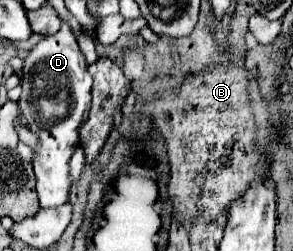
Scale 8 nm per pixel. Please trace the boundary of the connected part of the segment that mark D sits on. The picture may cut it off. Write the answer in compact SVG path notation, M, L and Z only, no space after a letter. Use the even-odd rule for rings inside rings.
M68 23L60 25L60 31L48 39L42 39L34 49L30 49L22 61L22 95L18 99L20 107L20 117L26 121L26 127L38 137L38 145L32 149L34 151L34 173L36 173L36 187L38 187L38 201L40 207L60 207L68 201L68 191L70 191L70 157L74 155L78 143L80 143L80 127L88 119L90 111L90 87L92 87L92 77L88 73L88 63L86 57L82 55L74 29ZM62 103L68 105L68 111L58 111Z

